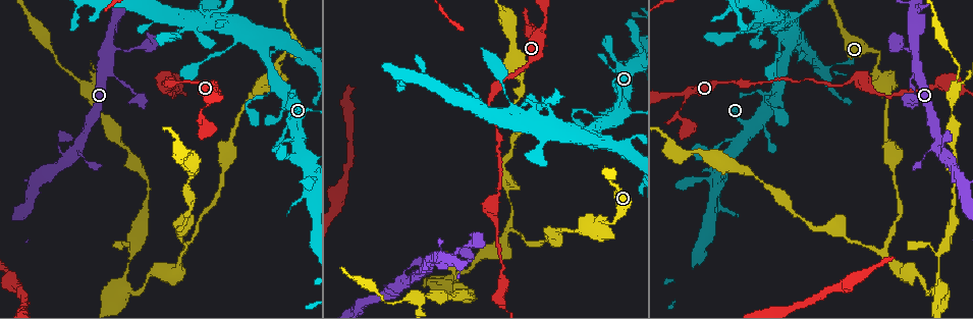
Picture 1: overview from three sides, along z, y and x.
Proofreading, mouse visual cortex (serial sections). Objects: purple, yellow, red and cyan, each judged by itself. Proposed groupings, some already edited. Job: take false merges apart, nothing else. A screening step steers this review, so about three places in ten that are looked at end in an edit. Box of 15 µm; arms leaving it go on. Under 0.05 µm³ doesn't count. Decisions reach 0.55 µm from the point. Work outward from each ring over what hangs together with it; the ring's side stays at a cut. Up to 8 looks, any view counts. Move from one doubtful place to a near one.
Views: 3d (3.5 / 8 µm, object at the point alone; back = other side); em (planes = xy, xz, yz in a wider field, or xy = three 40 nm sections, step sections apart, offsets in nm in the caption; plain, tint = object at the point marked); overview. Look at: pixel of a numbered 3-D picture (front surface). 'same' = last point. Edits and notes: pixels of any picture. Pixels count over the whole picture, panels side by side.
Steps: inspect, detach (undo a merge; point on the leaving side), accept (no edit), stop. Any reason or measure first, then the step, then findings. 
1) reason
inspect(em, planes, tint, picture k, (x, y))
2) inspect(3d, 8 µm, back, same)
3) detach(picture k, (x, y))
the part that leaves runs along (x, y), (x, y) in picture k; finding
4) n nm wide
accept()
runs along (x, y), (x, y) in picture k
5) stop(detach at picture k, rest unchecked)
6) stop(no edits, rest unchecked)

inspect(3d, 3.5 µm, picture 1, (878, 53))

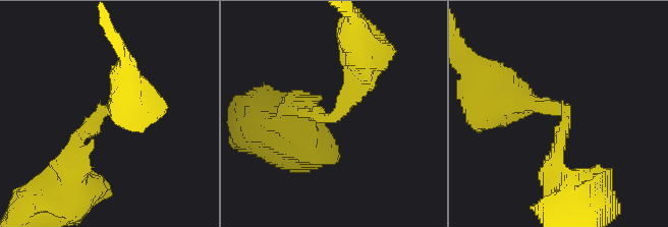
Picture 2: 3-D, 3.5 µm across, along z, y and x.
arms of 200, 400 nm; need the tissue
inspect(em, xy, step 2, tint, picture 2, (107, 111))

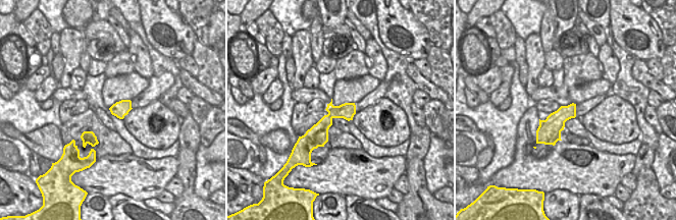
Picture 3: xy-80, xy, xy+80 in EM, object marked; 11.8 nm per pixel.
inspect(em, planes, tint, same)

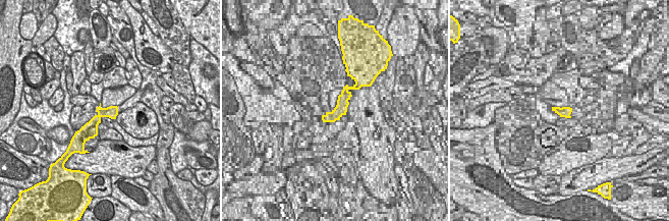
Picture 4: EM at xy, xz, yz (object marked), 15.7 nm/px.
accept()
runs along (115, 109), (103, 112), (81, 132) in picture 4; continuous, no second cell

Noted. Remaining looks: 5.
thick turns thin
inspect(3d, 8 µm, picture 1, (633, 111))

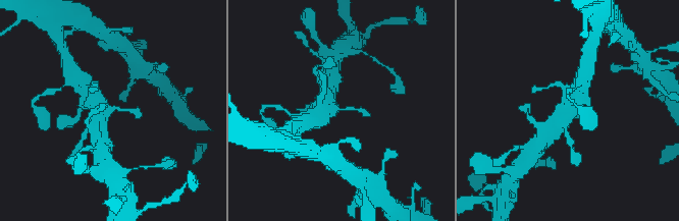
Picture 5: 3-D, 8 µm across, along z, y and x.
inspect(3d, 3.5 µm, picture 5, (343, 108))

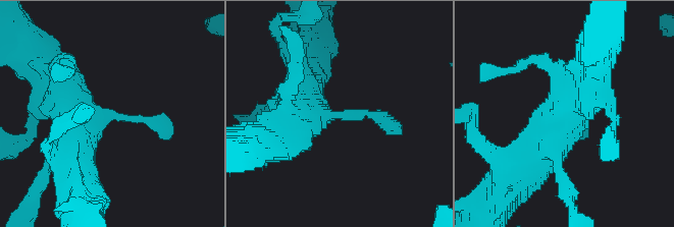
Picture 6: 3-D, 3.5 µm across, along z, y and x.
inspect(em, xy, step 5, tint, picture 6, (343, 117))

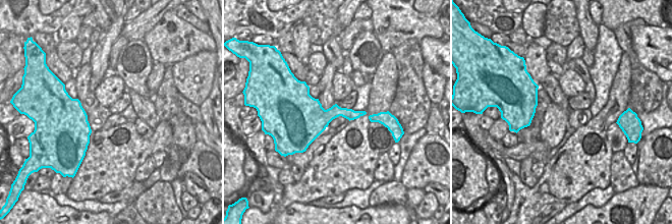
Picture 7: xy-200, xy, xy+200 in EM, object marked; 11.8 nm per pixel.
accept()
runs along (302, 92), (302, 112), (367, 112), (379, 128) in picture 6; continuous, no second cell

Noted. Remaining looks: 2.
sharp bend
inspect(3d, 3.5 µm, picture 1, (512, 228))

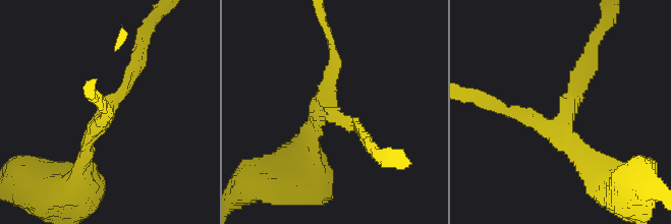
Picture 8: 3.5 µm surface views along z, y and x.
inspect(em, xy, step 5, tint, picture 8, (562, 120))

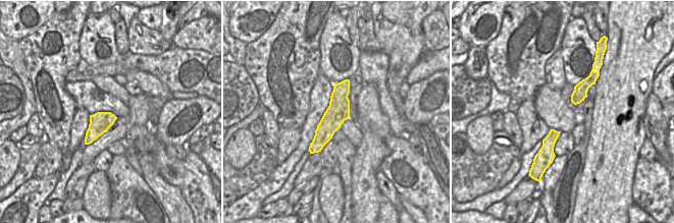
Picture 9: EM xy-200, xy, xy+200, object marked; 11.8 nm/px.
3 arms
accept()
runs along (132, 68), (92, 133), (79, 174) in picture 8; continuous, no second cell

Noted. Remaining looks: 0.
stop(no edits, rest unchecked)

